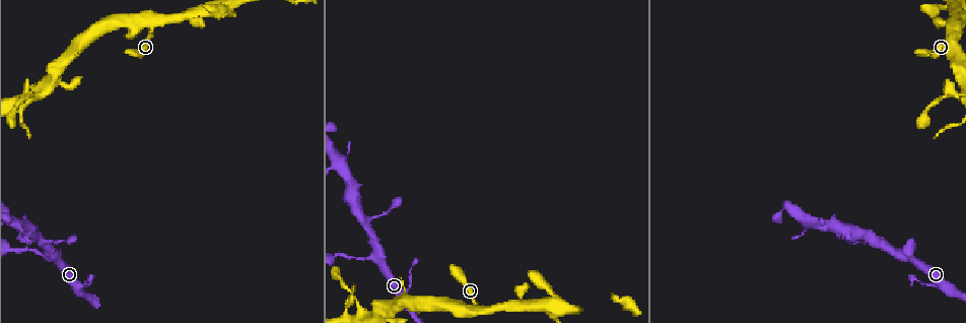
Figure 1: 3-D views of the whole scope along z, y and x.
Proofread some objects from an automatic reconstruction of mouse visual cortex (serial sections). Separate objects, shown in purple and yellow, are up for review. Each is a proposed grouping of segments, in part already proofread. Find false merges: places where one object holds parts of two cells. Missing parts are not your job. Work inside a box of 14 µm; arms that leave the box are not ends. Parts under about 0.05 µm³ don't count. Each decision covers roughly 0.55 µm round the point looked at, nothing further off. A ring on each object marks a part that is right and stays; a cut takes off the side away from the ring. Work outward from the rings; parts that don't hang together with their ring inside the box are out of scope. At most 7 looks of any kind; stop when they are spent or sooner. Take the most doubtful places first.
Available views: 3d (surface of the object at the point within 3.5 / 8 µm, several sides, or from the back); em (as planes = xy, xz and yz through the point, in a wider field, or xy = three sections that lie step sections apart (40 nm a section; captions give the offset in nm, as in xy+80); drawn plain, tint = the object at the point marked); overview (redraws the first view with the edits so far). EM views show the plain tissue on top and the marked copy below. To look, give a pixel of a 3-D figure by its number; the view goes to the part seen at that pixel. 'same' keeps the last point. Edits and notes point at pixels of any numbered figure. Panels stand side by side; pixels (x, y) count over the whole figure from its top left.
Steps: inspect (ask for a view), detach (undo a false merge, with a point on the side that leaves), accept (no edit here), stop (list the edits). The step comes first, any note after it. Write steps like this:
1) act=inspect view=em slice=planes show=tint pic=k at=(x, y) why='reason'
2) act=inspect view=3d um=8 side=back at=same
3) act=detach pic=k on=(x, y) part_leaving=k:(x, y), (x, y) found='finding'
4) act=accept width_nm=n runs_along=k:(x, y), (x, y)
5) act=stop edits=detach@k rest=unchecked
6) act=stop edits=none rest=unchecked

act=inspect view=3d um=3.5 pic=1 at=(814, 225) why='a narrow waist'

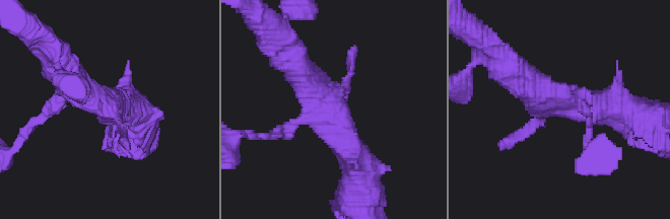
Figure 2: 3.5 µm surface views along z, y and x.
act=inspect view=em slice=xy step=2 show=tint pic=2 at=(109, 100) why='now the EM'

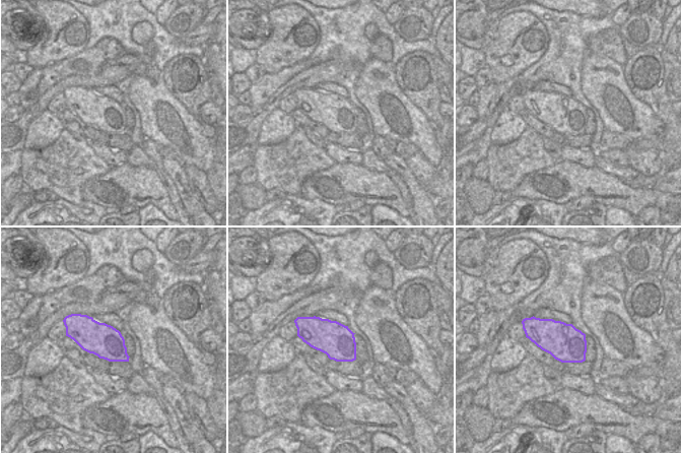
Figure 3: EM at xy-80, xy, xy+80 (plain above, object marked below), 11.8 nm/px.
act=accept found='continuous, no second cell'

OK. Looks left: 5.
act=inspect view=3d um=8 side=back pic=1 at=(15, 249)

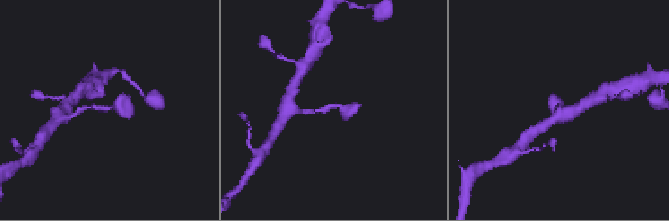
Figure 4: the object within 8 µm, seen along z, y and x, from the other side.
act=inspect view=3d um=3.5 pic=4 at=(334, 106) why='zoom in'

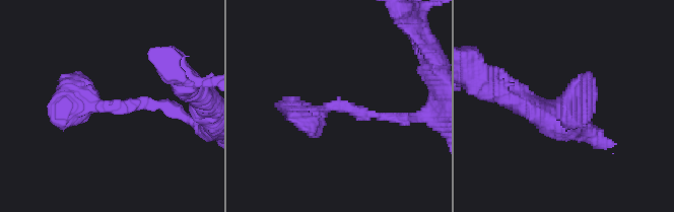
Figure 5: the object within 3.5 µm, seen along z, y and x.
act=inspect view=em slice=xy step=5 show=tint pic=5 at=(112, 104)

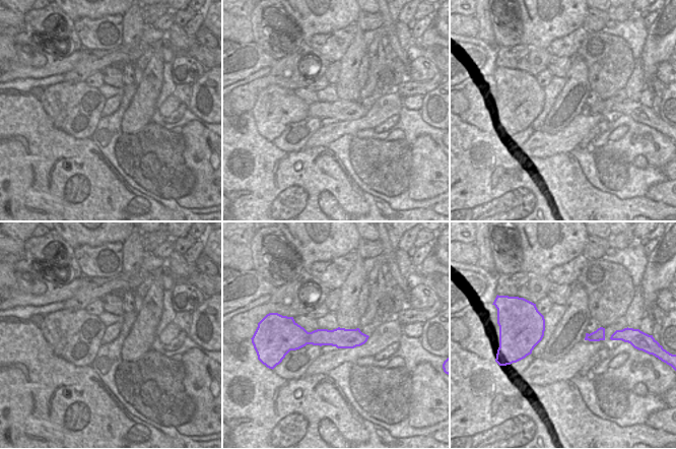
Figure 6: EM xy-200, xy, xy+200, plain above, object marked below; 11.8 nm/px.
act=accept runs_along=6:(292, 329), (301, 337), (364, 338) found='continuous, no second cell'

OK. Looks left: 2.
act=inspect view=3d um=3.5 pic=1 at=(460, 310)

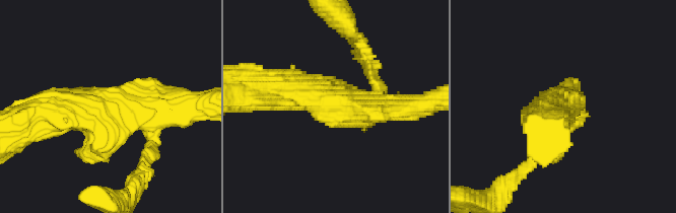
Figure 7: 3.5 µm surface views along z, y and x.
act=inspect view=em slice=xy step=5 show=tint pic=7 at=(330, 100)

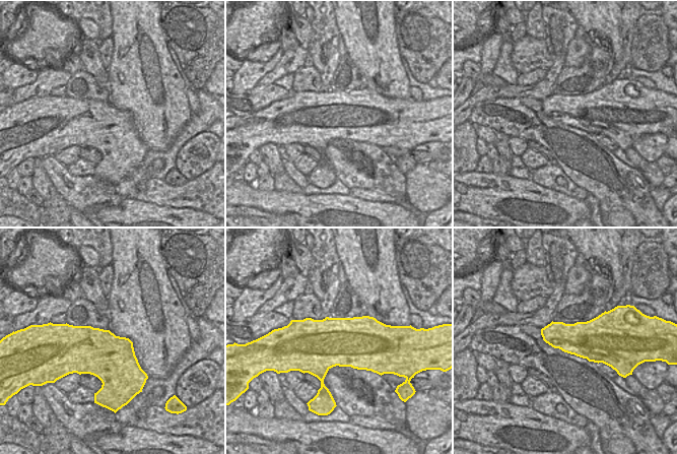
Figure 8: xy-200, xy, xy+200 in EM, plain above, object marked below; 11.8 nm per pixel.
act=accept width_nm=600 runs_along=7:(151, 137), (133, 105), (39, 116) found='one cell here'

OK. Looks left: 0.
act=stop edits=none rest=unchecked

